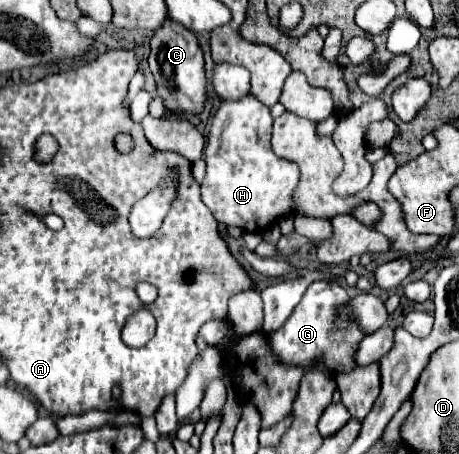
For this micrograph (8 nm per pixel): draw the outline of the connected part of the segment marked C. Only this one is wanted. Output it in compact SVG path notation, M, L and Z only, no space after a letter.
M167 16L163 26L151 36L151 54L149 68L157 82L157 94L165 100L165 108L173 112L197 114L205 104L205 68L203 68L203 50L197 42L197 36L191 30L183 30L179 22L171 22Z

